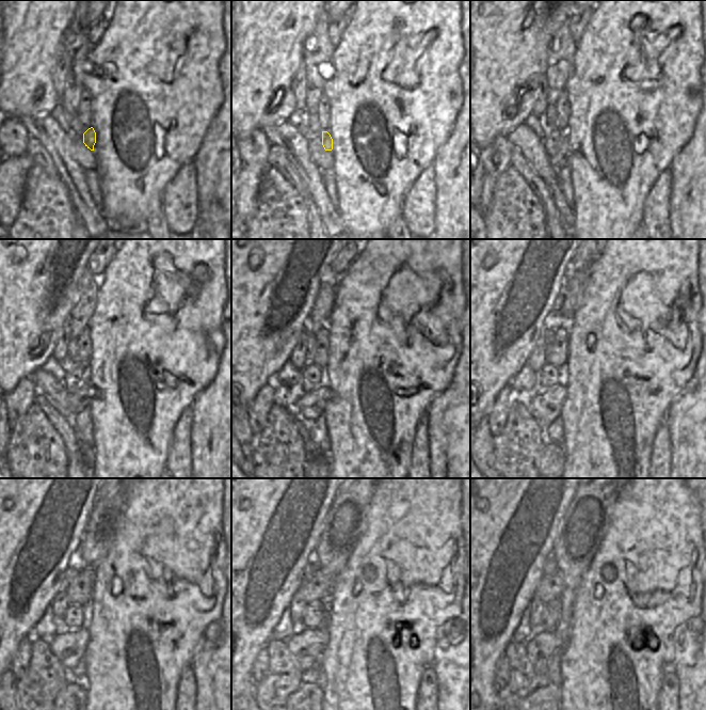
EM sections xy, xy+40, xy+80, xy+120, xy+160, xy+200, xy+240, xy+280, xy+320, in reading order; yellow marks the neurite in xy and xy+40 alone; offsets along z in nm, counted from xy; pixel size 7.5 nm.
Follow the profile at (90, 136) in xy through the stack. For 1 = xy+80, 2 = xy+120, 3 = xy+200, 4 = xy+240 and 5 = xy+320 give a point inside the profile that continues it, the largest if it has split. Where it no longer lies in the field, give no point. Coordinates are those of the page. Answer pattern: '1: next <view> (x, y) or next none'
1: next xy+80 (561, 158)
2: next xy+120 (78, 400)
3: next xy+200 (545, 406)
4: next xy+240 (68, 645)
5: next xy+320 (541, 647)

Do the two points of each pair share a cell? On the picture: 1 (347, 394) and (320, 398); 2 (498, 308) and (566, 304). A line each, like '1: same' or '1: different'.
1: different
2: different

